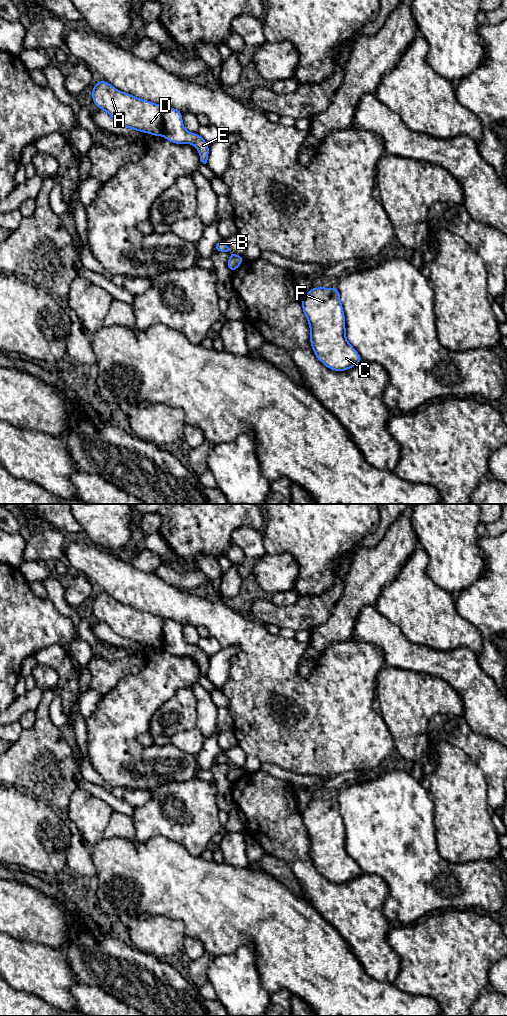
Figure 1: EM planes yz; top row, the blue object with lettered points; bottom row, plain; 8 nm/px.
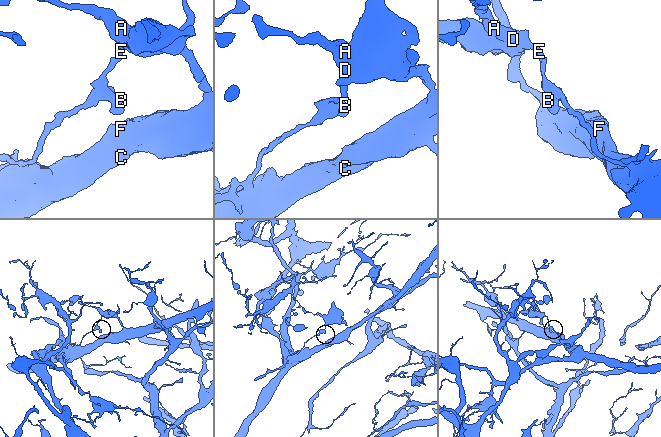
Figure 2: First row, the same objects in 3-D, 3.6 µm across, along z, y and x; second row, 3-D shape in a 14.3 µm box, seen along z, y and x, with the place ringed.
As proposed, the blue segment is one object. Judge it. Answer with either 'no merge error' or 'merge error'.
merge error

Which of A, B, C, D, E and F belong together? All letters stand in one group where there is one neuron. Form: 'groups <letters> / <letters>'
groups A C D F / B E

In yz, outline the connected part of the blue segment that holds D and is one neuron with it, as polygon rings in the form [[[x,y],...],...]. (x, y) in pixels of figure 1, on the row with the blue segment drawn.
[[[102,79],[93,85],[91,95],[93,103],[99,109],[106,111],[115,122],[129,129],[152,134],[154,137],[164,134],[165,125],[163,106],[136,98],[129,93],[121,92]]]

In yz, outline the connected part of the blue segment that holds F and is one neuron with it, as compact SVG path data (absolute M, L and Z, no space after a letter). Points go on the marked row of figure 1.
M312 287L301 298L310 327L310 343L316 358L327 368L340 372L363 361L346 340L345 315L337 287Z

